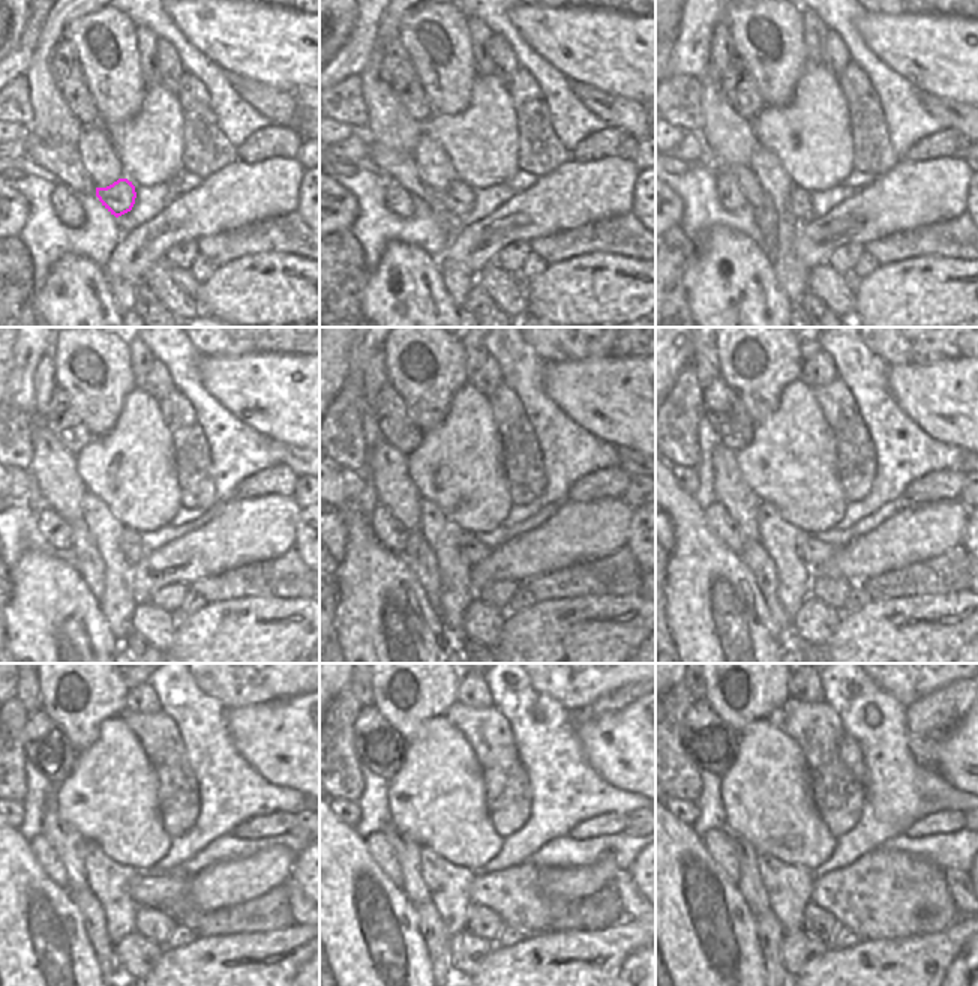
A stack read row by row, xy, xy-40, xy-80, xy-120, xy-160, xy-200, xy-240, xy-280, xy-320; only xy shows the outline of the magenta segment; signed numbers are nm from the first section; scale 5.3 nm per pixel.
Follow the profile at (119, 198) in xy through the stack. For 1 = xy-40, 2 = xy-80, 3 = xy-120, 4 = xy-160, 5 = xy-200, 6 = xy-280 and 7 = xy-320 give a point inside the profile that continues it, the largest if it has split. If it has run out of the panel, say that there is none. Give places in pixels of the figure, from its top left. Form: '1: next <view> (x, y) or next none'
1: next xy-40 (458, 200)
2: next xy-80 (800, 204)
3: next xy-120 (131, 545)
4: next xy-160 (471, 550)
5: next xy-200 (815, 553)
6: next xy-280 (513, 893)
7: next xy-320 (884, 893)

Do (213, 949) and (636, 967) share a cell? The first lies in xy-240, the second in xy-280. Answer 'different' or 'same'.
different

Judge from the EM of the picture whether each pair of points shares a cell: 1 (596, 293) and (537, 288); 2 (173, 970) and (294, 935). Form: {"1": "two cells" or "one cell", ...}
{"1": "one cell", "2": "one cell"}

